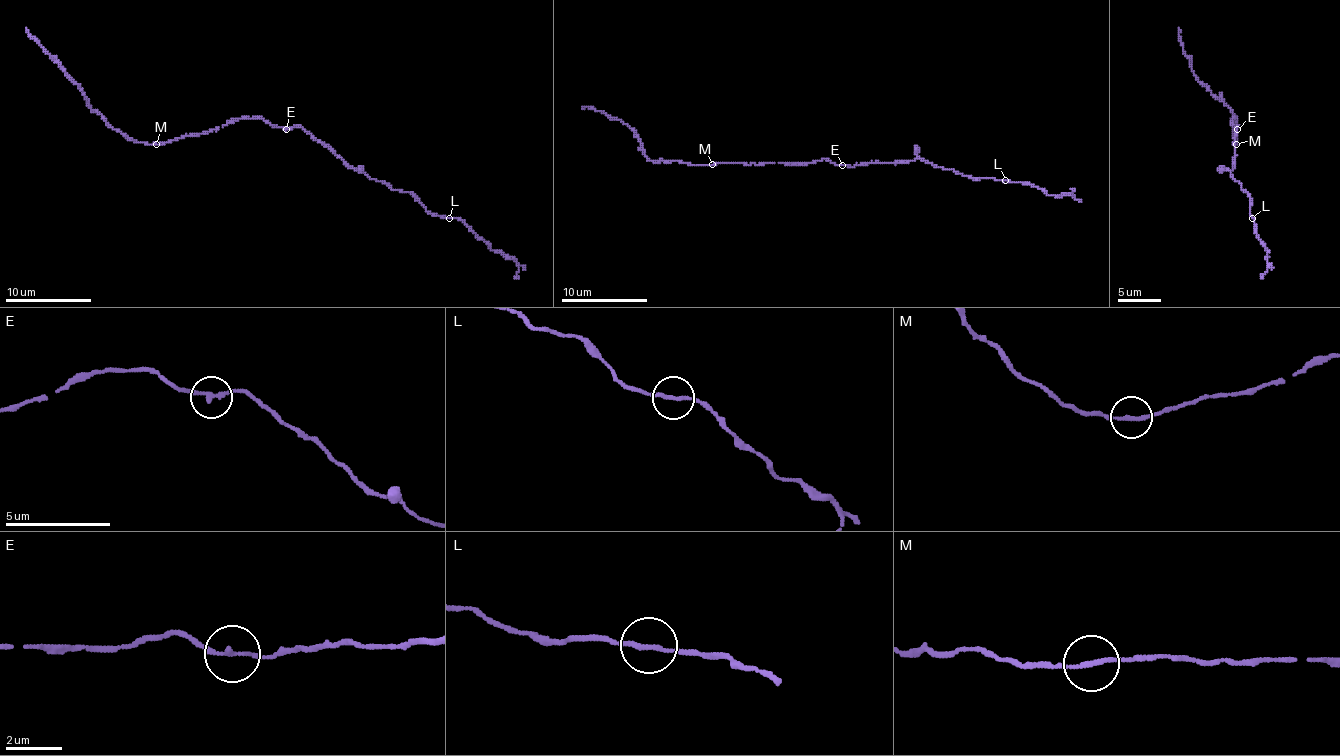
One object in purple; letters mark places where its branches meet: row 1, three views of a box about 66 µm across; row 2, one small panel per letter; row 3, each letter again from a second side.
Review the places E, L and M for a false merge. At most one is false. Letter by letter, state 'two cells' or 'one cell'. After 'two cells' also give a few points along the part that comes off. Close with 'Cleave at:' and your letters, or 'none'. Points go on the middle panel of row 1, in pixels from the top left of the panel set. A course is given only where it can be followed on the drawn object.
E: one cell
L: one cell
M: one cell
Cleave at: none

